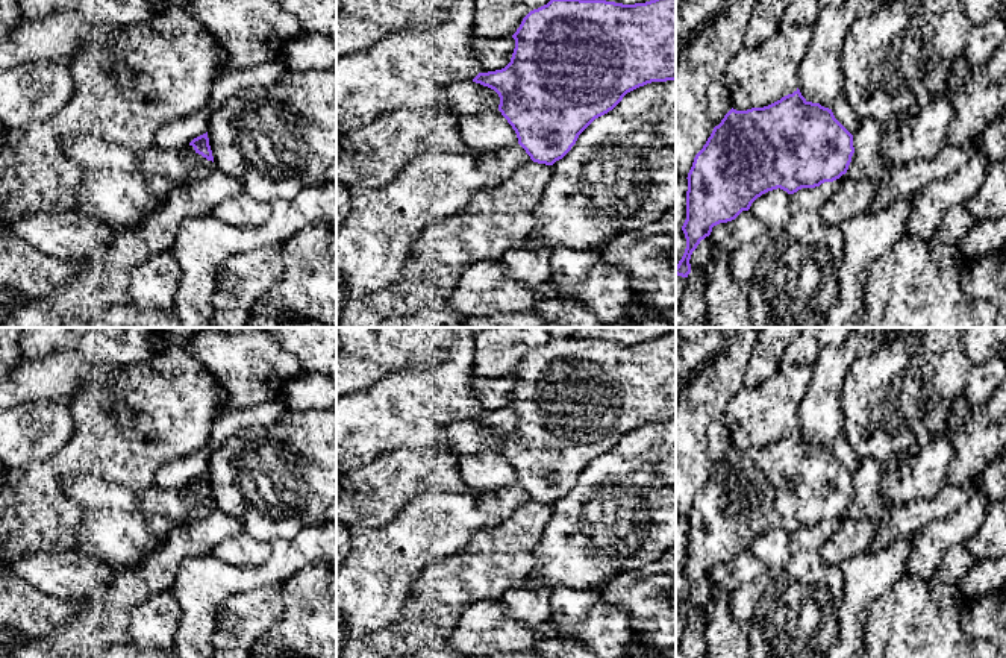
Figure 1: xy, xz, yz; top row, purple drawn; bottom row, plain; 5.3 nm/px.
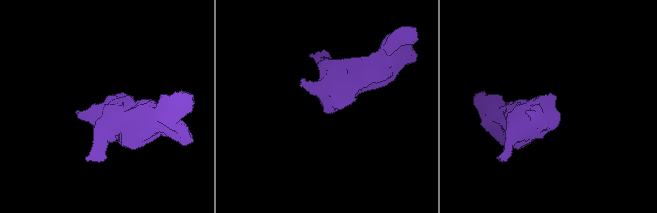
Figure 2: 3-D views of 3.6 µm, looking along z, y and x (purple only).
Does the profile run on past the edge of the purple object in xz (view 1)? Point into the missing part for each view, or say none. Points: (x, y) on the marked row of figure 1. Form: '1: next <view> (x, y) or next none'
1: next none

